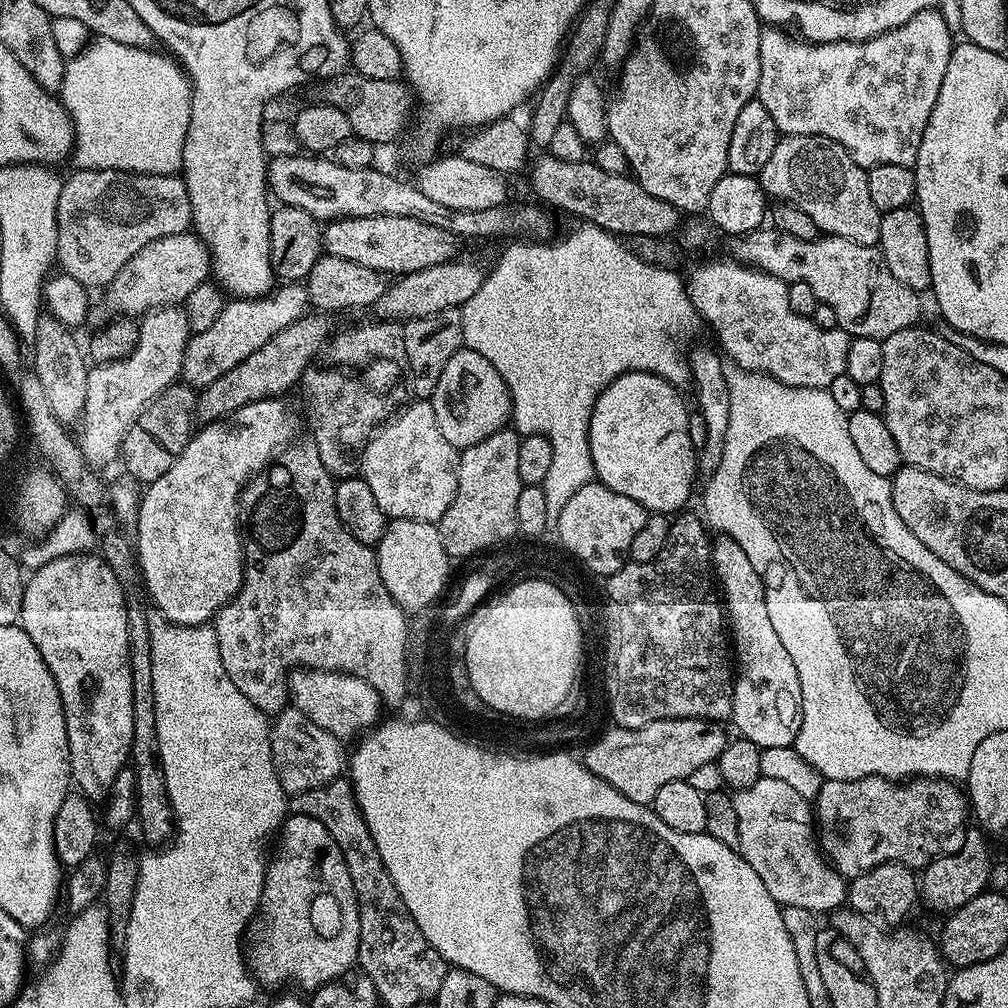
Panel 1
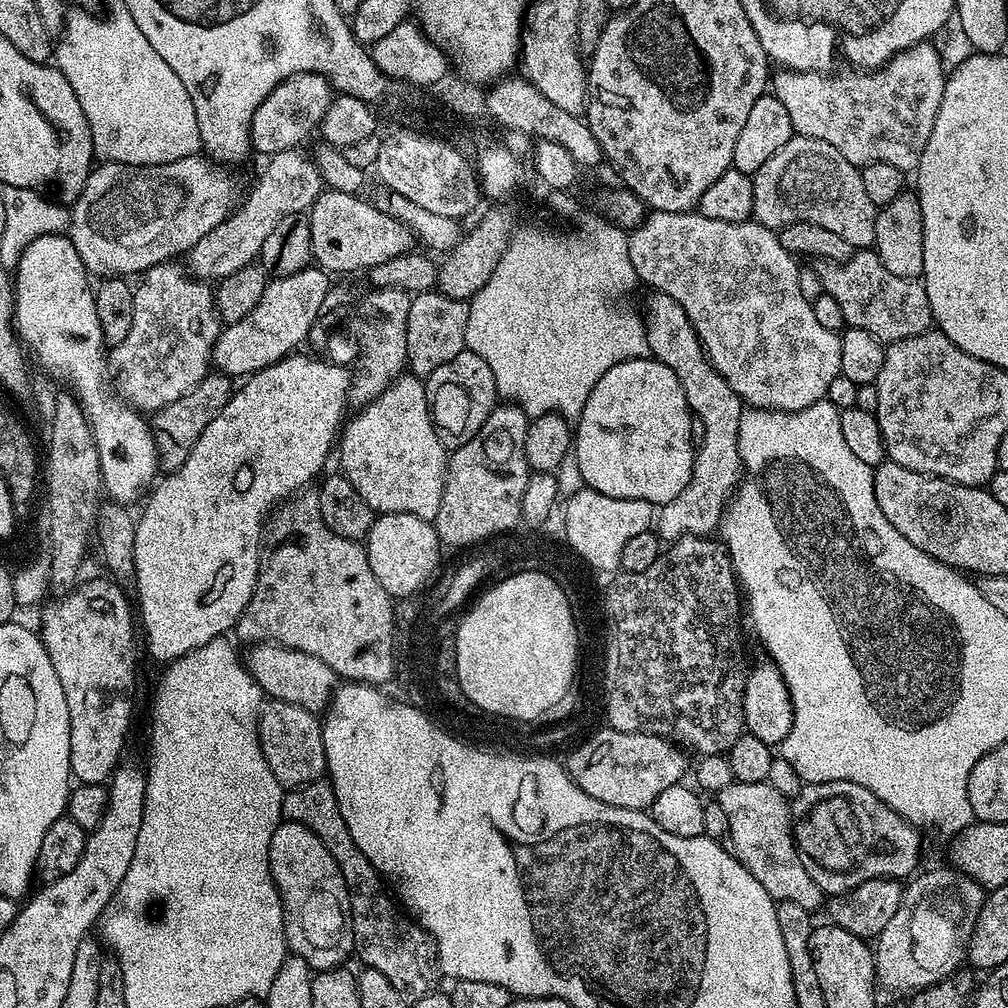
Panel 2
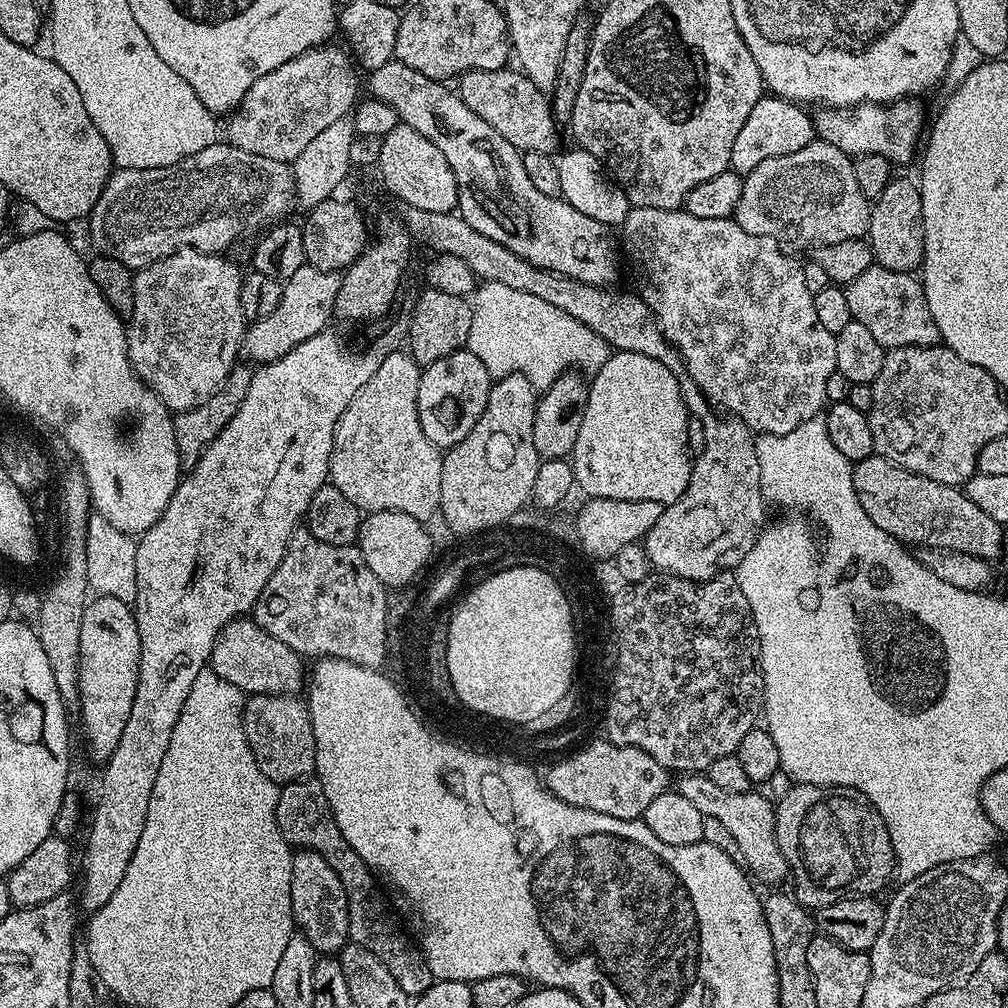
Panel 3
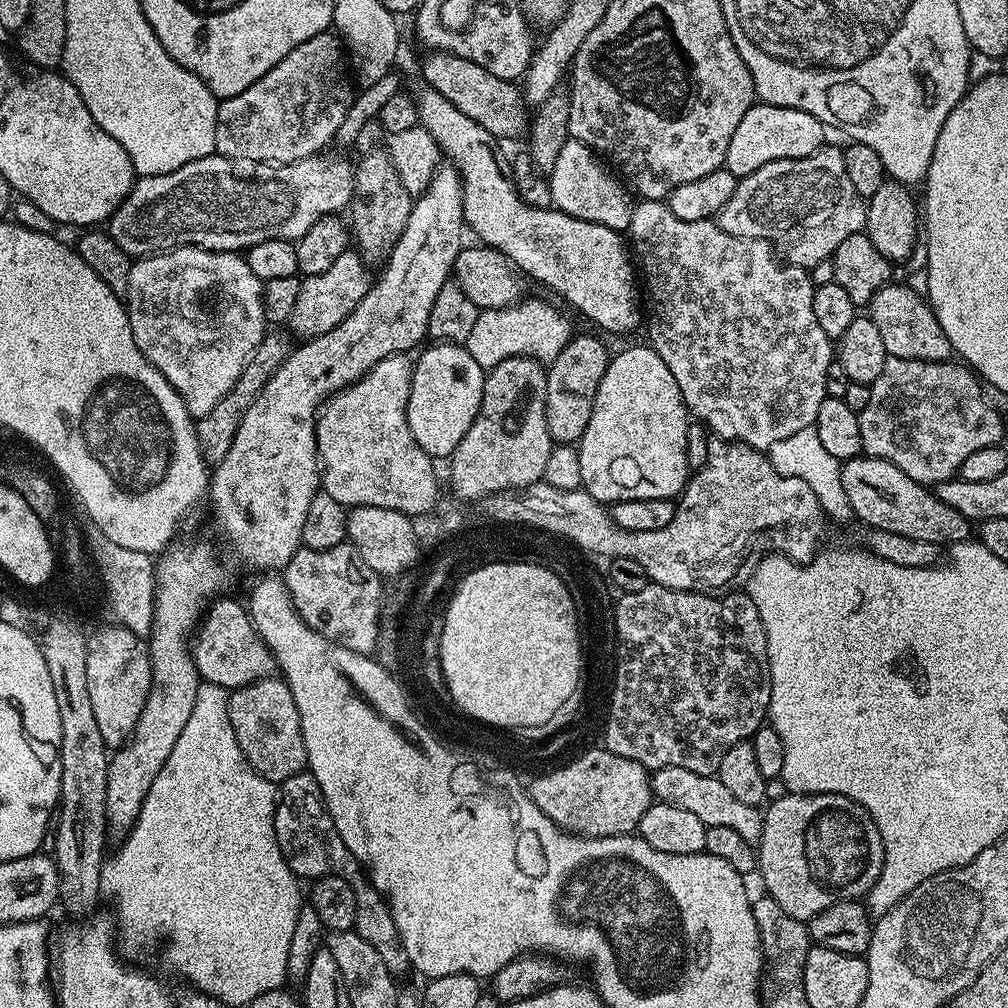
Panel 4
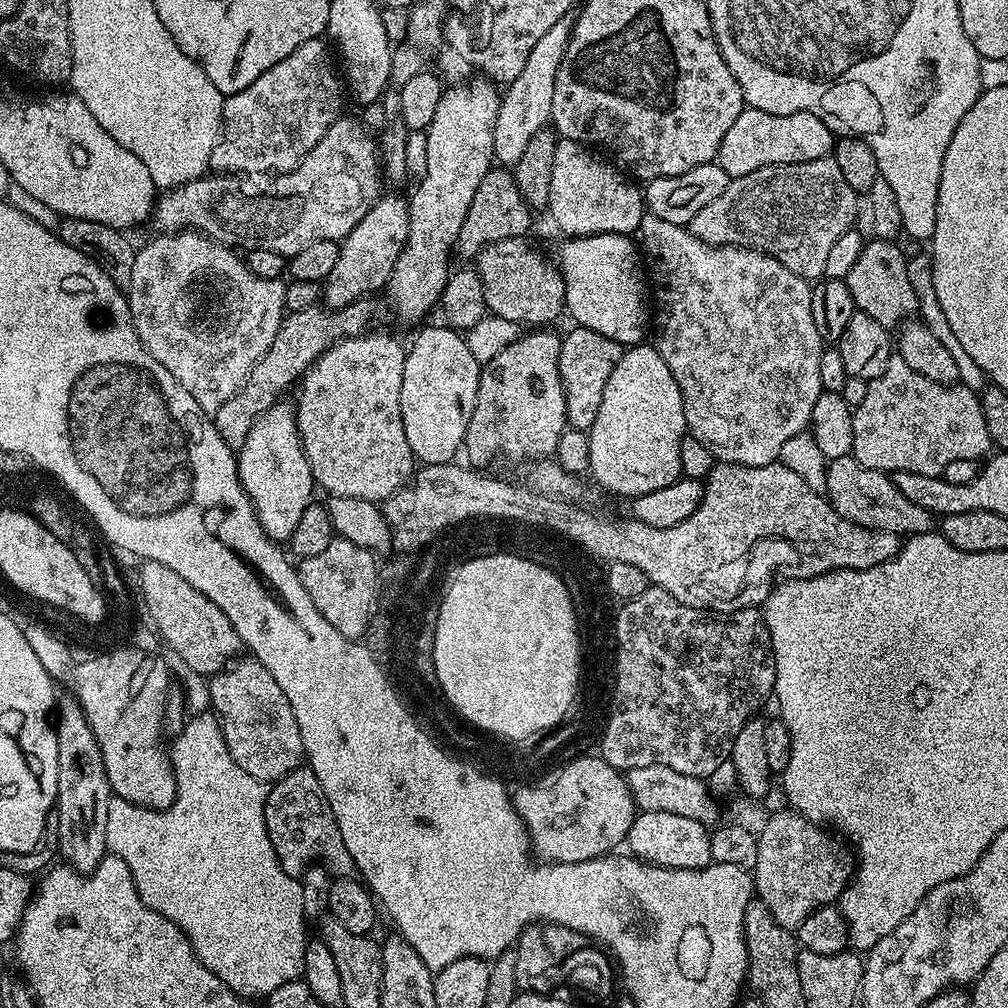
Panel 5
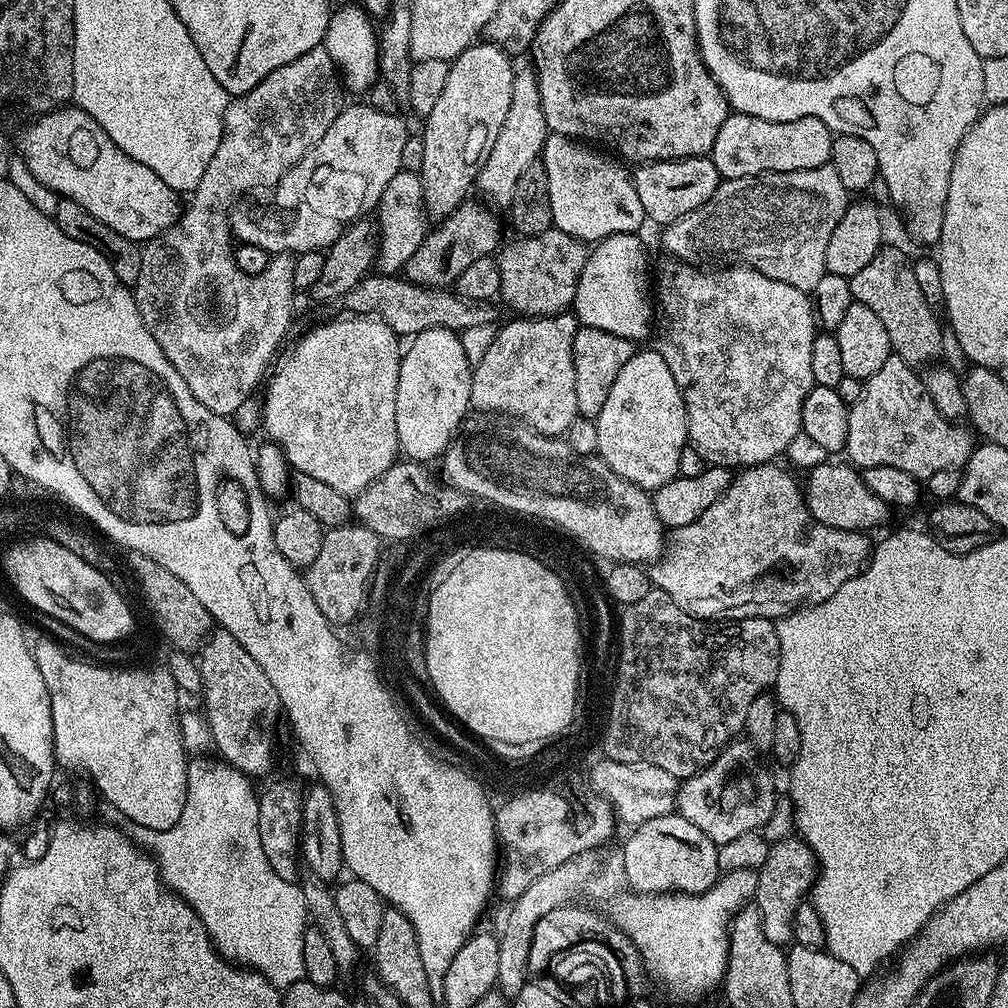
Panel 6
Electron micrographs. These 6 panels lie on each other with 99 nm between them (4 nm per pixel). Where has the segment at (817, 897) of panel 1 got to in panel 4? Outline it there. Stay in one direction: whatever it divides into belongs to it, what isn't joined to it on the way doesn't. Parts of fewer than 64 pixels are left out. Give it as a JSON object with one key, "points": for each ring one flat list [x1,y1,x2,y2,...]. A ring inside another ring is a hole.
{"points":[[666,766,657,768,651,773,652,795,657,801,678,806,681,810,690,810,702,818,709,828,714,826,730,826,730,830,738,830,742,838,753,842,759,841,764,825,764,813,757,806,746,806,746,802,738,802,726,786,722,786,719,775,703,776,694,774,694,770,682,770,682,766]]}

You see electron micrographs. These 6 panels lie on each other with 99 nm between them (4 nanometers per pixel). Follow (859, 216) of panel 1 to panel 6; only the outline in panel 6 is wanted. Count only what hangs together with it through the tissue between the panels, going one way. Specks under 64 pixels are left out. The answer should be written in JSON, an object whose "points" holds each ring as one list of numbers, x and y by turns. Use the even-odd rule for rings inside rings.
{"points":[[830,162,814,170,763,172,746,178,721,179,714,194,702,202,698,210,678,218,673,224,663,225,664,248,669,257,685,264,708,266,711,260,720,260,716,262,753,268,766,274,766,278,798,286,798,290,811,294,825,274,827,246,849,203,850,193,842,186]]}

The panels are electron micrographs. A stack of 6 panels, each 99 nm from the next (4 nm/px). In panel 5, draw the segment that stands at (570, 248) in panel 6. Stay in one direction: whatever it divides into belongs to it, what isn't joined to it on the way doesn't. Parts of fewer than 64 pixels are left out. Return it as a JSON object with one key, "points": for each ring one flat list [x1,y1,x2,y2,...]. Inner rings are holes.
{"points":[[516,236,486,245,475,258,474,267,482,278,491,315,521,326,548,326,565,311,564,279,559,267,548,264,547,258,528,240]]}

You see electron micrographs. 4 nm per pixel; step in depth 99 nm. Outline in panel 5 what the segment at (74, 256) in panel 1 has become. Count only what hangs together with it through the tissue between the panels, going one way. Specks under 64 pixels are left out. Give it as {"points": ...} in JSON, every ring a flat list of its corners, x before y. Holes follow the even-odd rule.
{"points":[[341,115,326,130,324,137,306,154,306,158,292,172,282,172,275,177,273,184,264,188,261,196,236,196,236,188,244,192,248,188,247,179,237,179,232,174,205,174,196,180,186,182,177,188,169,188,157,199,154,221,164,234,174,232,202,232,220,244,227,244,233,250,274,250,274,254,291,258,298,250,306,250,315,240,344,239,362,222,364,215,382,195,382,160,378,155,378,144,369,131,354,115]]}

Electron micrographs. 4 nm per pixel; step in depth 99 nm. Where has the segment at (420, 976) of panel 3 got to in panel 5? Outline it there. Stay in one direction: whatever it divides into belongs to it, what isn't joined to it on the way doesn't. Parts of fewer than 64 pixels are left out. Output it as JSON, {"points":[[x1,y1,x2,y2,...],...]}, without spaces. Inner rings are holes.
{"points":[[307,766,294,769,275,781,269,789,266,806,266,830,282,870,299,879,307,867,319,862,333,877,348,878,355,868,346,850,336,819,327,809,317,775]]}

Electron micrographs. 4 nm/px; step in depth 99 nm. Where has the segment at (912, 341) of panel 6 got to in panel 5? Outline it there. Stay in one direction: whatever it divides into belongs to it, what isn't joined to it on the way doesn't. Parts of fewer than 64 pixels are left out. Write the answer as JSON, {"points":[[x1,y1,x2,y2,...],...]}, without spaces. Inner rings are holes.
{"points":[[869,239,848,276,843,279,850,290,850,298,854,298,856,311,870,314,874,322,882,322,882,326,889,330,903,324,916,312,914,286,910,286,908,273,908,256,896,244,891,239]]}

